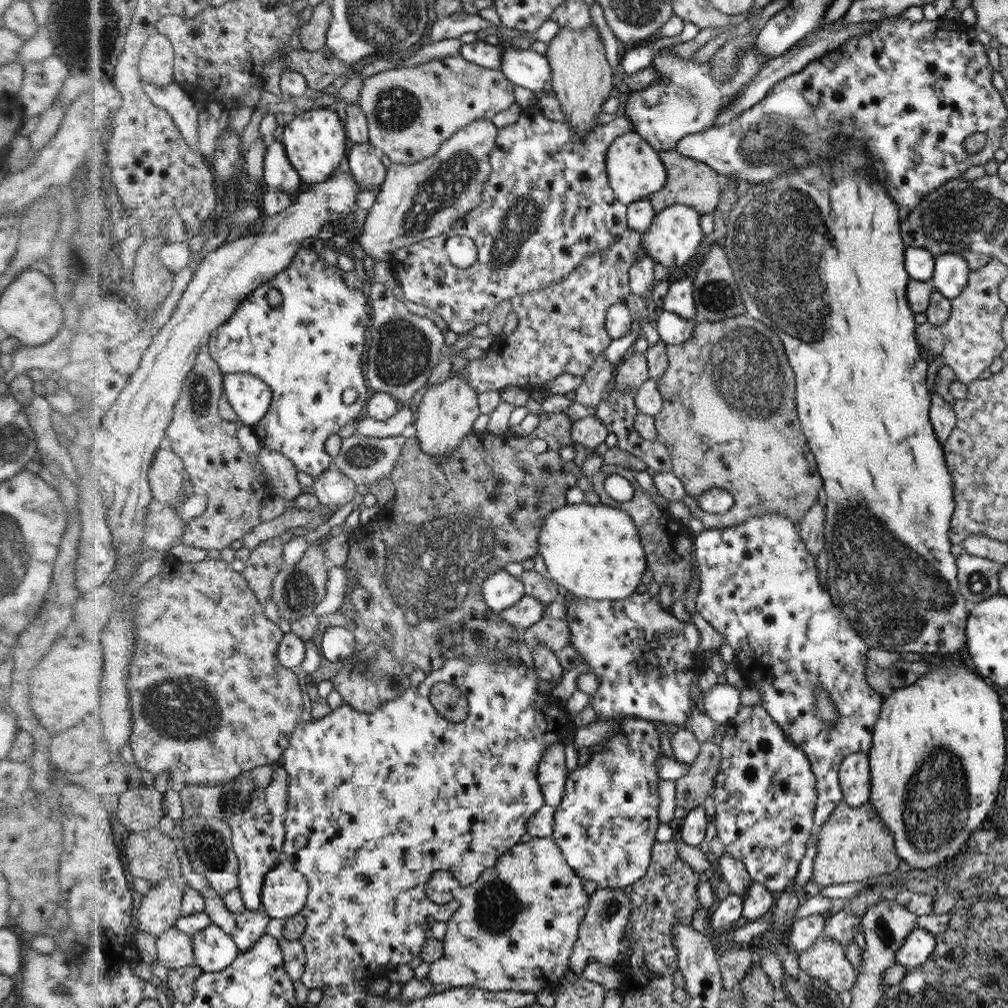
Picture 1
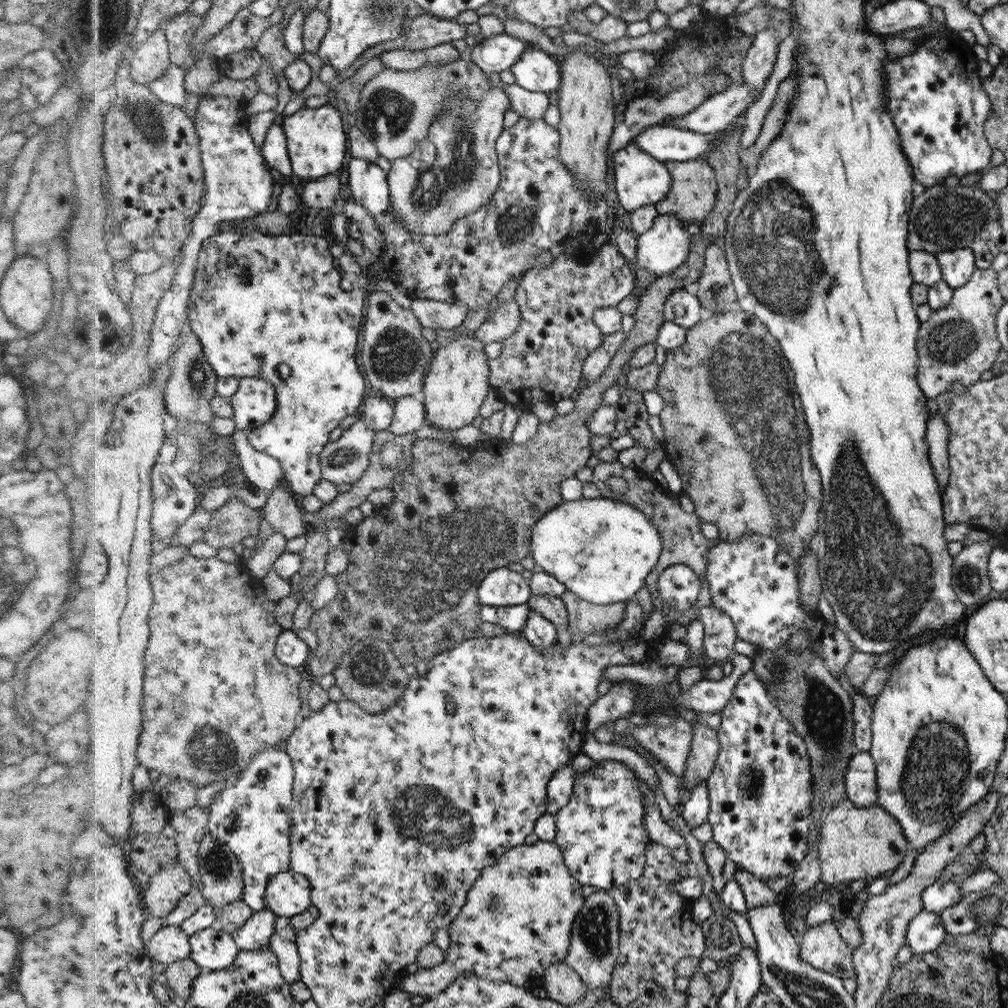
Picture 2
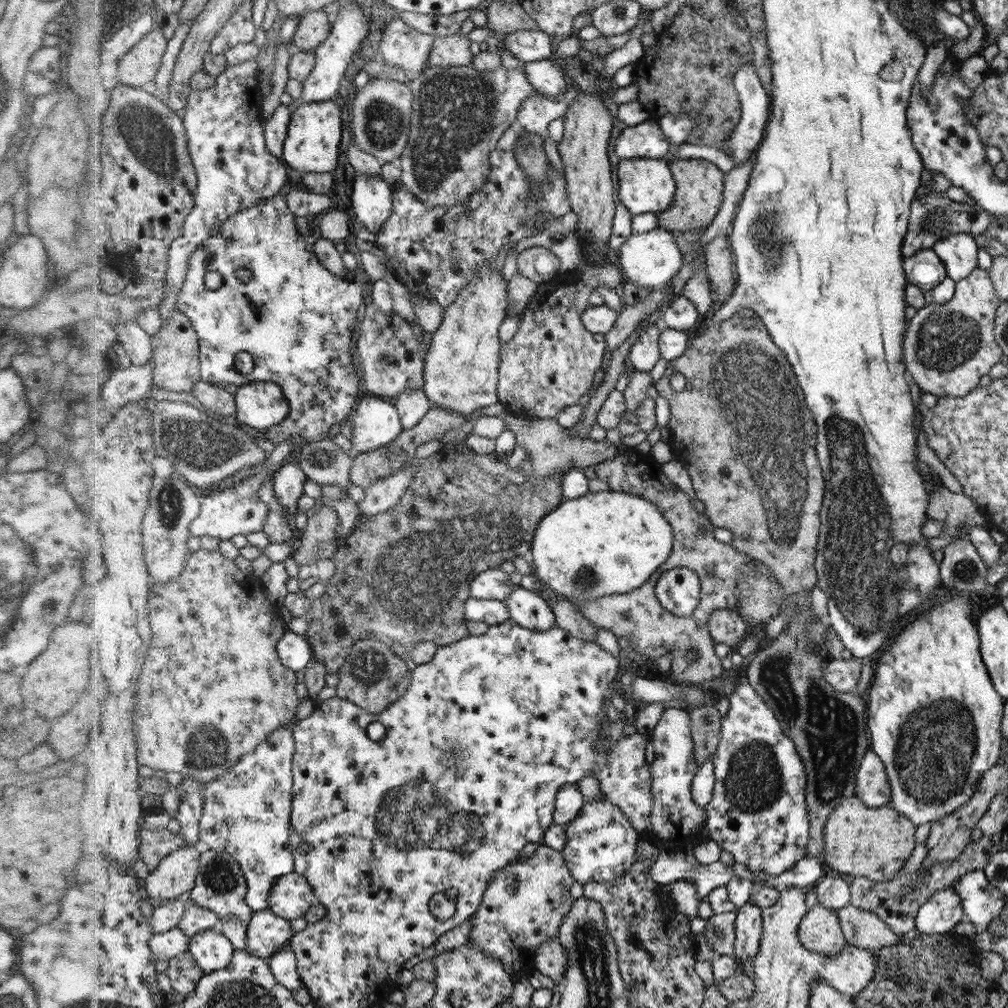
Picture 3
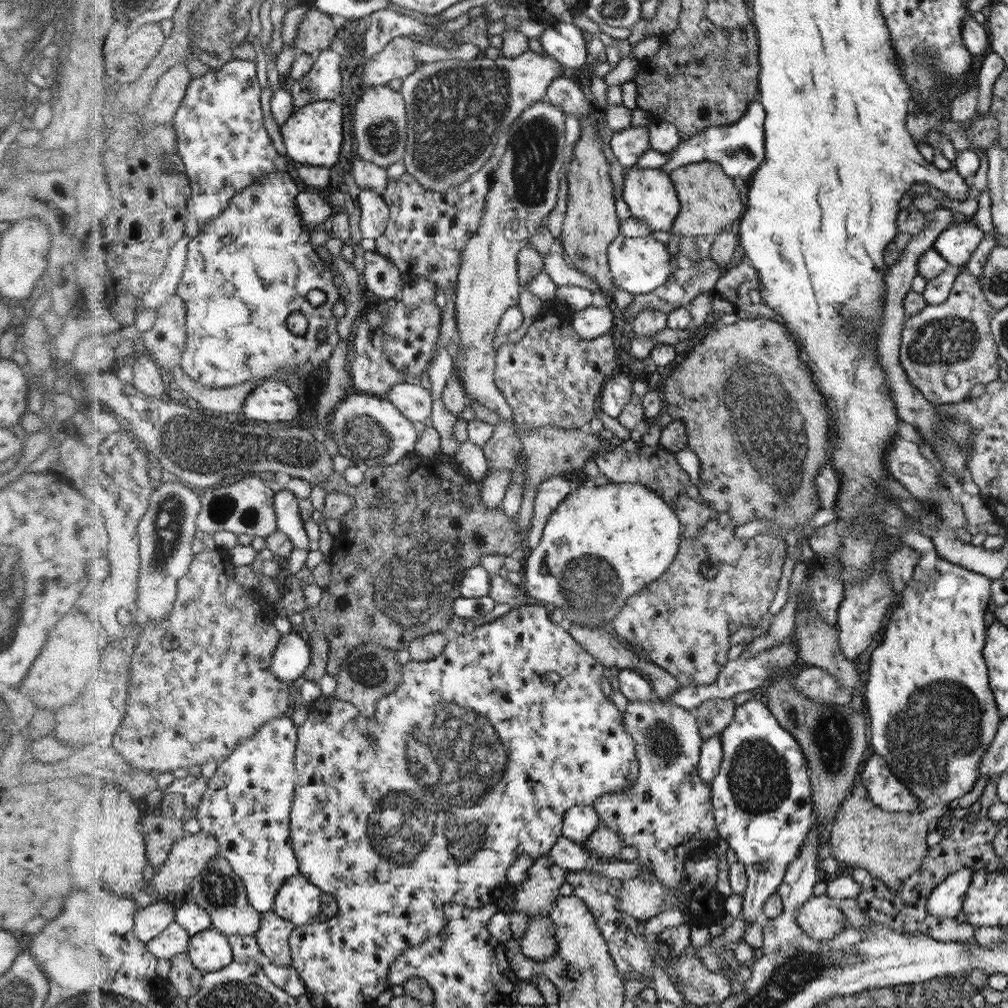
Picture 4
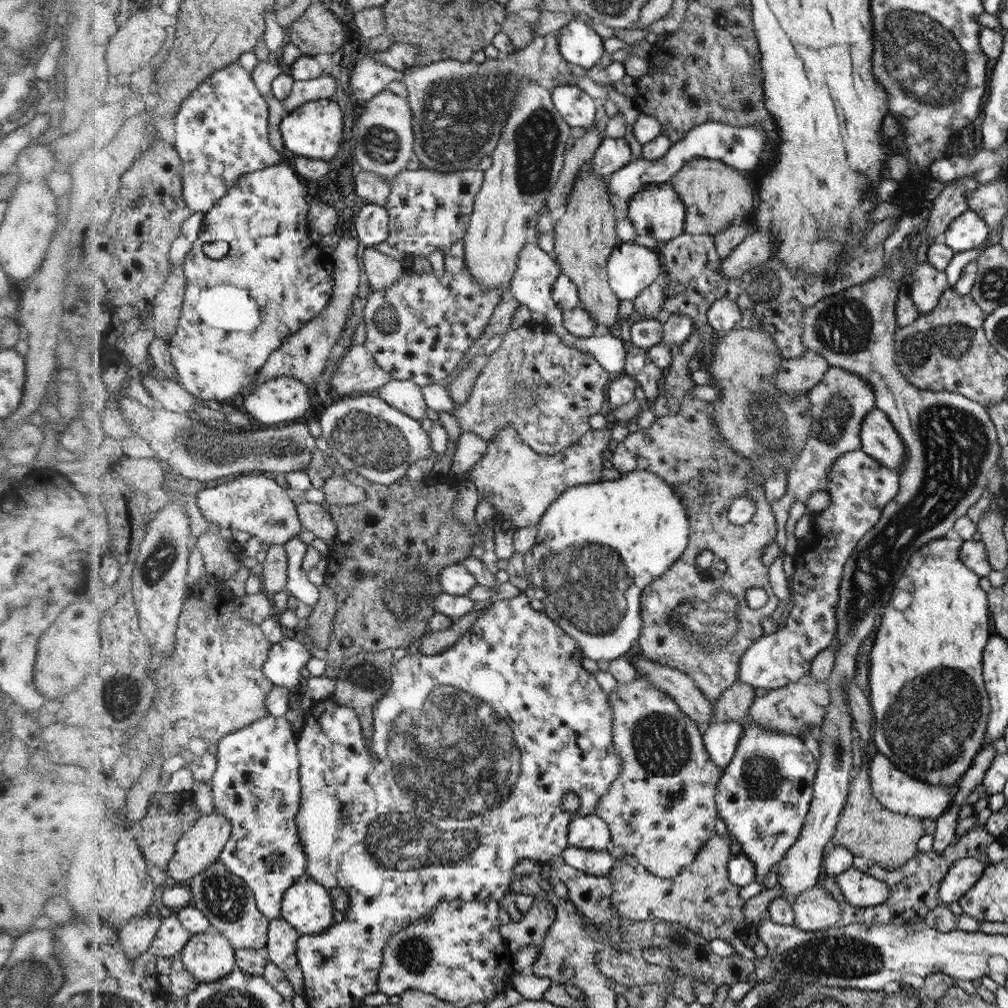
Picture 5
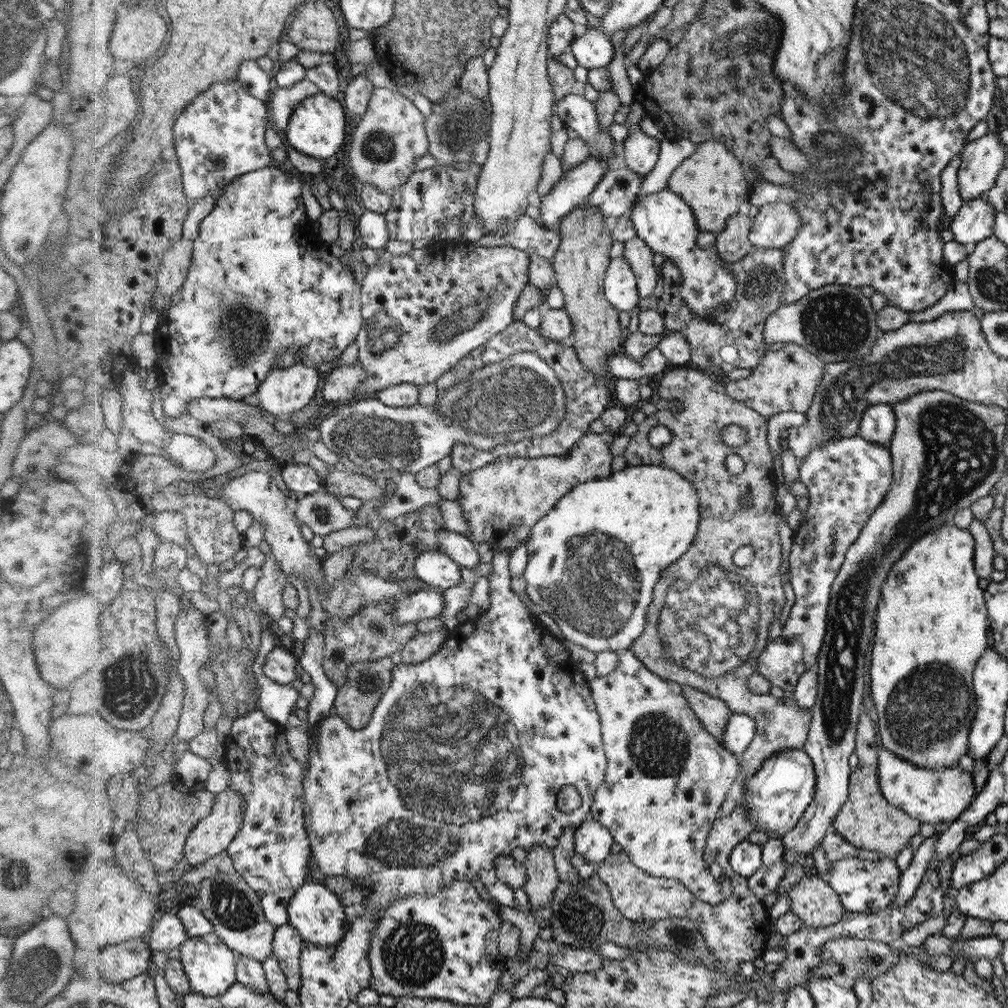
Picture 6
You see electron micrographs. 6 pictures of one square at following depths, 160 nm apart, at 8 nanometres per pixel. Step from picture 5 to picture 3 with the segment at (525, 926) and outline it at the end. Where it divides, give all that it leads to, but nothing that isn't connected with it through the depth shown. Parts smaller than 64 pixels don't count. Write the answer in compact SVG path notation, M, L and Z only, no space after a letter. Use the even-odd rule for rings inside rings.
M559 939L540 942L534 960L536 969L544 976L550 976L554 980L554 988L557 989L564 980L567 967L567 952Z

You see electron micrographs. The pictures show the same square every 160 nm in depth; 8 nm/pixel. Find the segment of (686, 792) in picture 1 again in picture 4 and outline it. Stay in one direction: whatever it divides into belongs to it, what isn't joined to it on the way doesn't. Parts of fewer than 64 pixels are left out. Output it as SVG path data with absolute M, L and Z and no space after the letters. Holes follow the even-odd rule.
M713 698L696 709L702 740L721 732L733 721L737 704L731 698Z

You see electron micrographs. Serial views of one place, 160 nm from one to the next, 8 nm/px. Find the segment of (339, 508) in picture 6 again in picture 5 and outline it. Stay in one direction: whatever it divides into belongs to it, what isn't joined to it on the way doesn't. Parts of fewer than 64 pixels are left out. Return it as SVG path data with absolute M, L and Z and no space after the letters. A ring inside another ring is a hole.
M306 501L299 504L299 513L304 529L312 531L326 543L336 541L338 524L332 518L328 507L325 509L320 503Z

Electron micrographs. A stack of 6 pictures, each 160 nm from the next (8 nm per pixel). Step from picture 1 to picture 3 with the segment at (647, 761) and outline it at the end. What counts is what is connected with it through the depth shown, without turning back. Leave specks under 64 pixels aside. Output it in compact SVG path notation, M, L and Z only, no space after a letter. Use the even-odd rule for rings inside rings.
M598 794L594 802L586 801L578 811L578 818L566 826L566 844L562 852L580 884L610 882L624 875L635 862L636 842L640 835L622 808L610 804L604 794Z

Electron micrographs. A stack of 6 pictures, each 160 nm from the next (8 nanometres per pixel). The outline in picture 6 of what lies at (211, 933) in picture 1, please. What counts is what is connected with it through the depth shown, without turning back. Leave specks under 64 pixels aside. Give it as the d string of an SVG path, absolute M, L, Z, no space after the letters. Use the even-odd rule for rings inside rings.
M214 932L203 937L192 937L181 947L181 960L189 974L193 992L206 996L220 996L239 981L238 953Z

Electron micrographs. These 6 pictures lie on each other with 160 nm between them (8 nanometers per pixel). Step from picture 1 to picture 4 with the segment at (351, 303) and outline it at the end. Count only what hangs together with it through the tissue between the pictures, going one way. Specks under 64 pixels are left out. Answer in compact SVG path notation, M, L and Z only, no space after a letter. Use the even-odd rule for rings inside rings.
M284 170L282 172L271 172L271 174L263 176L263 178L257 180L254 186L245 188L240 194L237 194L233 198L230 208L225 209L222 216L211 220L211 223L205 228L205 231L190 243L187 267L177 292L177 294L182 296L182 299L186 301L189 309L189 338L186 353L184 353L184 357L182 357L182 367L192 378L205 384L207 387L230 388L246 382L252 382L257 378L267 378L267 375L278 374L279 370L285 370L285 372L289 372L289 370L299 370L299 372L303 372L303 374L313 374L313 372L316 372L314 375L305 376L305 380L311 382L313 390L316 390L319 386L318 368L320 368L324 362L331 360L336 353L339 344L339 319L336 318L336 314L334 314L334 306L339 302L338 298L340 298L340 292L338 292L338 282L341 281L341 279L339 276L336 276L336 273L333 272L330 266L327 266L324 259L319 254L316 254L316 247L312 244L312 234L304 234L304 232L308 230L308 225L301 217L298 206L297 198L298 195L302 193L300 186L296 184L298 181L300 180L297 179L296 181L290 172ZM226 236L235 236L236 241L226 243L224 242ZM312 290L320 290L326 293L327 301L321 306L314 306L314 304L310 302L310 292L312 292ZM294 312L300 312L308 318L309 328L304 335L294 334L294 332L290 330L290 326L288 326L288 320L290 320L290 316L292 316ZM324 329L331 331L331 339L325 342L318 340L318 332ZM289 488L278 491L275 496L275 507L278 513L279 530L290 536L295 544L295 548L309 550L310 536L306 532L303 512L301 511L300 498Z

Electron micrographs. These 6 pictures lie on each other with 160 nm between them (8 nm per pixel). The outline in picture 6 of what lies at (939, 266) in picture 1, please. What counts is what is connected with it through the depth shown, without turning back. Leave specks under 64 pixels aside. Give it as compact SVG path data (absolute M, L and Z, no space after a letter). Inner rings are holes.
M986 194L964 201L948 226L954 234L954 241L971 247L993 235L996 230L996 212L993 204L989 204L985 198Z

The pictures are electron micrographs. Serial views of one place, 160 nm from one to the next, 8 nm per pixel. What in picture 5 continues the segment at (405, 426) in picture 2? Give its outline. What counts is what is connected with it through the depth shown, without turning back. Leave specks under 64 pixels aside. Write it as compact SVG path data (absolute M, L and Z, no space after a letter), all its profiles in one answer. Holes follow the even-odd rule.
M390 379L382 388L374 394L381 396L394 408L404 412L414 420L422 422L427 414L427 404L425 403L421 386L412 380Z

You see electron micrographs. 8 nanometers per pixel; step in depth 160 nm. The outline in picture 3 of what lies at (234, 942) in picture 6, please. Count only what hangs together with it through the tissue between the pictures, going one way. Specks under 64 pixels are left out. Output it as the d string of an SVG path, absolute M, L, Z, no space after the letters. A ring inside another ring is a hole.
M206 848L201 856L201 871L197 880L197 888L188 896L195 905L201 905L217 912L222 920L239 918L250 924L253 919L253 906L247 901L249 883L239 860L230 852Z

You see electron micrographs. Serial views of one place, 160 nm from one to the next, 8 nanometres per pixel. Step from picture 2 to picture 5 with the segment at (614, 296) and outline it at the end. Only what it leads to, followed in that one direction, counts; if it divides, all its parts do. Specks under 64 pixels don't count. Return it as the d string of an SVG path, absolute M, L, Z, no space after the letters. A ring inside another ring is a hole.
M528 322L518 329L512 329L503 335L500 348L489 355L486 366L476 377L470 398L464 404L455 404L453 416L460 424L460 432L474 432L490 442L496 432L502 428L511 427L531 449L543 455L555 455L565 448L572 447L586 432L590 431L588 418L592 414L600 414L604 406L604 384L610 382L610 374L588 352L562 342L562 337L552 330L548 324ZM515 386L529 386L537 399L533 405L523 404L517 407L513 396Z

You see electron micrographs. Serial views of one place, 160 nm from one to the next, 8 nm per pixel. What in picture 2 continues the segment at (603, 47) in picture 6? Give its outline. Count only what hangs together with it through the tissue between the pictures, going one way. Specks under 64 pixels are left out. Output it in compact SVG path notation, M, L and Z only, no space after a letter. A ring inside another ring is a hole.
M504 33L479 39L466 55L485 73L498 74L512 67L528 47L528 42Z

